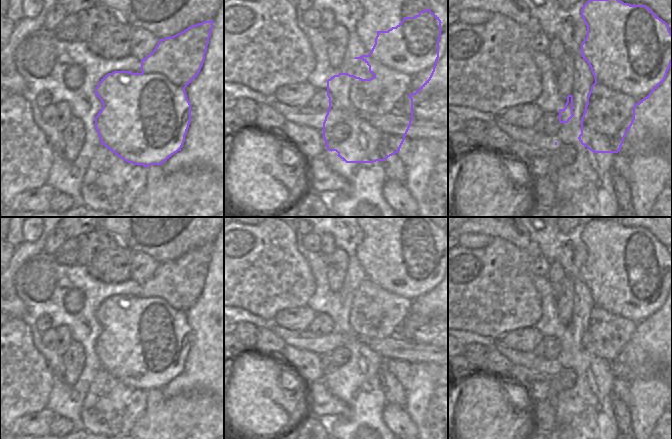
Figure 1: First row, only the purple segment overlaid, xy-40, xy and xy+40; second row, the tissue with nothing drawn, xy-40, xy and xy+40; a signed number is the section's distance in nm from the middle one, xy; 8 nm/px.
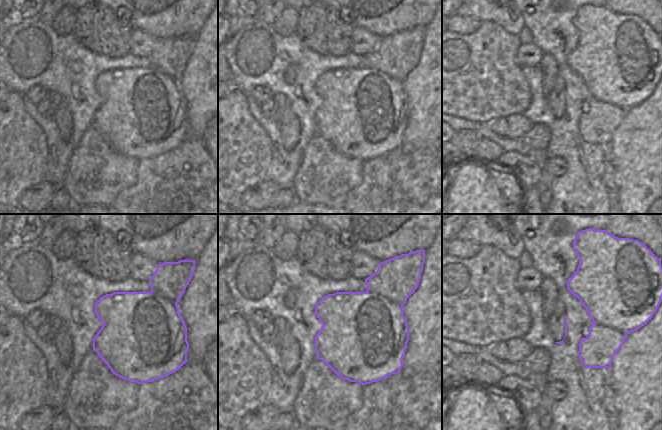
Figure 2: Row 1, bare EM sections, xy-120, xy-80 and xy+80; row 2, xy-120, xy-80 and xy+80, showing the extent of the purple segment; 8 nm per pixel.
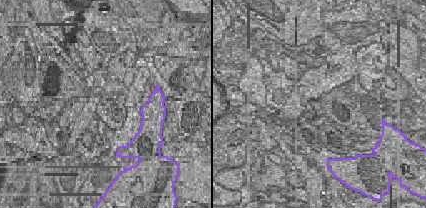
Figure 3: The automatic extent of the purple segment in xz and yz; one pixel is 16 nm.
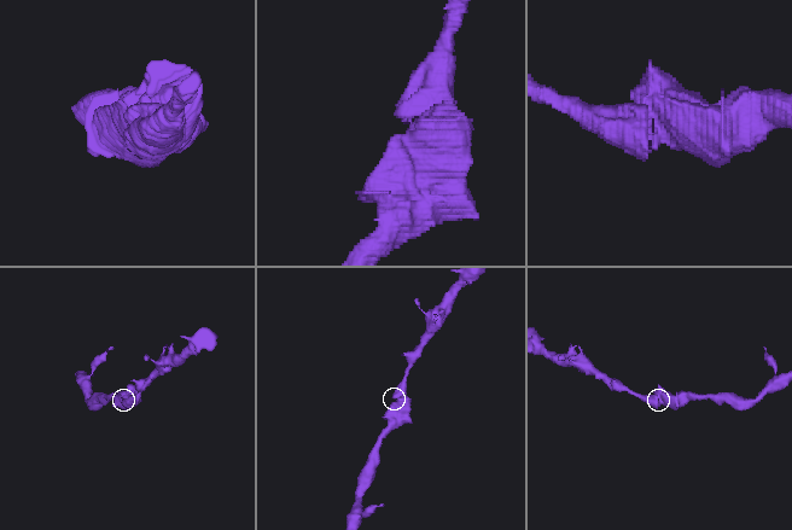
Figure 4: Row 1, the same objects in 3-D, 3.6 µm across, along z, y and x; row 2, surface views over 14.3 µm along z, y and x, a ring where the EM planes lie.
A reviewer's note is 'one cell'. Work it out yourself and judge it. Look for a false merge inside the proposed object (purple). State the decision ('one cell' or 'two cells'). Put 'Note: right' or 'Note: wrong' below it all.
one cell
Note: right

